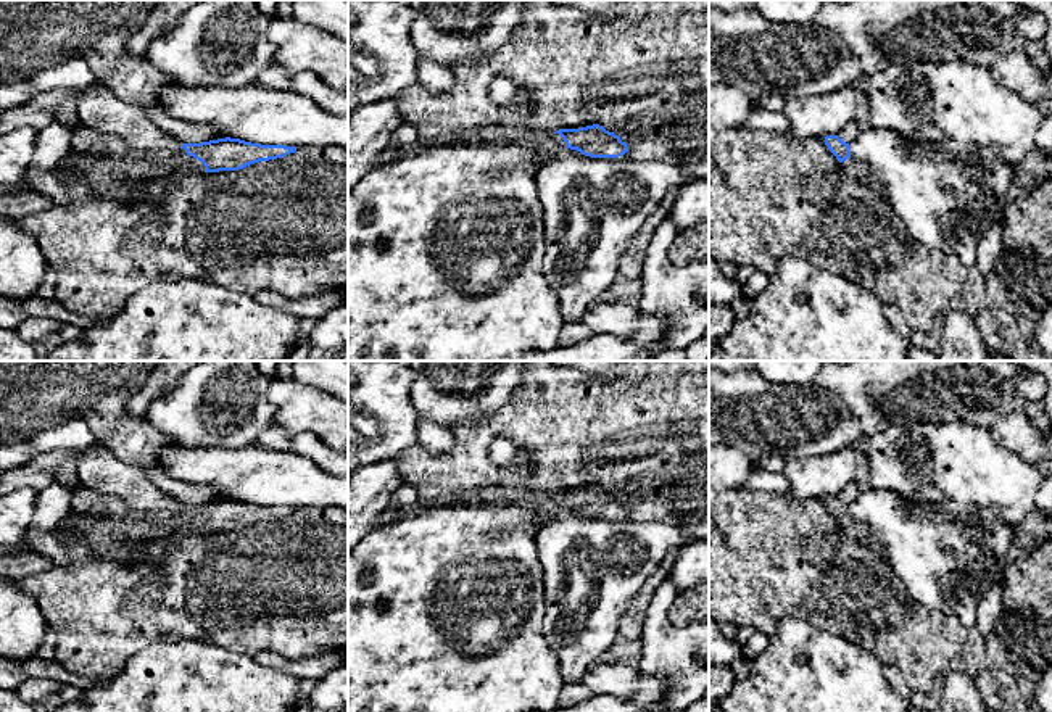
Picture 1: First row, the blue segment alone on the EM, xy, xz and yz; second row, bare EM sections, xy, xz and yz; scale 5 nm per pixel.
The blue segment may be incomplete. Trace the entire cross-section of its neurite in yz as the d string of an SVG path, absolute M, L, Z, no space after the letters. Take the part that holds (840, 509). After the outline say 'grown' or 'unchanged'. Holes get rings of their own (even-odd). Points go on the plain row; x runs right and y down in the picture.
M826 496L823 503L851 538L855 538L859 543L884 557L883 546L876 535L849 514L849 504L843 503L838 496Z; grown

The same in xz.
M599 485L556 493L509 488L477 490L446 498L443 503L446 506L520 506L533 512L536 533L567 509L591 519L619 519L627 514L627 504Z; grown

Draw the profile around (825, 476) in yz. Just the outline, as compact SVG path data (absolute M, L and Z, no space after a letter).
M844 448L833 454L796 457L785 462L783 475L799 498L838 496L855 478L859 454Z

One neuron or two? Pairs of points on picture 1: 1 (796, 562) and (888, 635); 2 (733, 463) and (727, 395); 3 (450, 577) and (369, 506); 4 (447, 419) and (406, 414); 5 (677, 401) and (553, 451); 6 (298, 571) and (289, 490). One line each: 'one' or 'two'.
1: one
2: two
3: two
4: two
5: one
6: two

